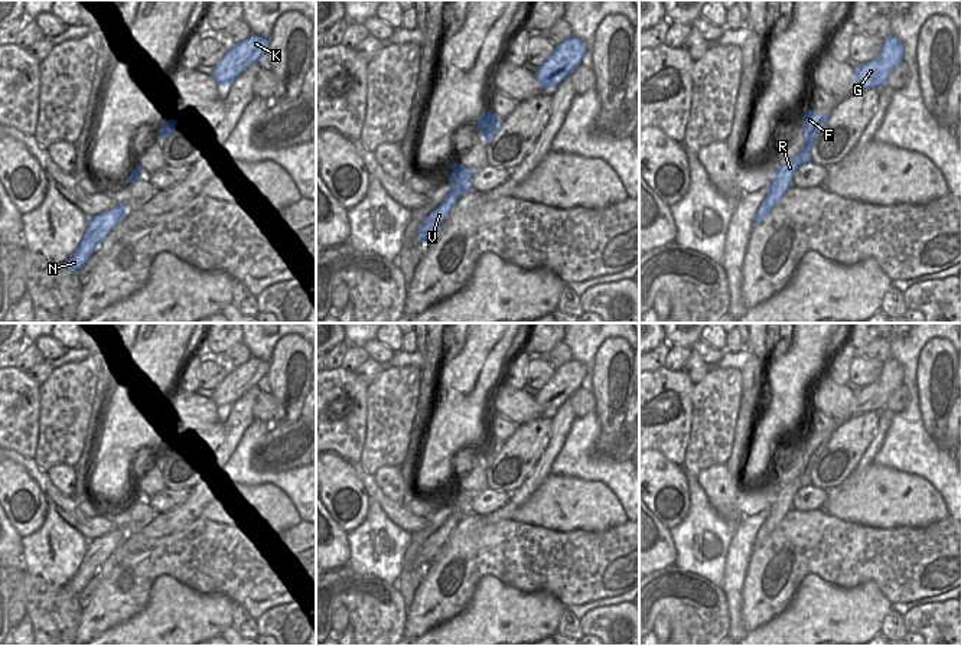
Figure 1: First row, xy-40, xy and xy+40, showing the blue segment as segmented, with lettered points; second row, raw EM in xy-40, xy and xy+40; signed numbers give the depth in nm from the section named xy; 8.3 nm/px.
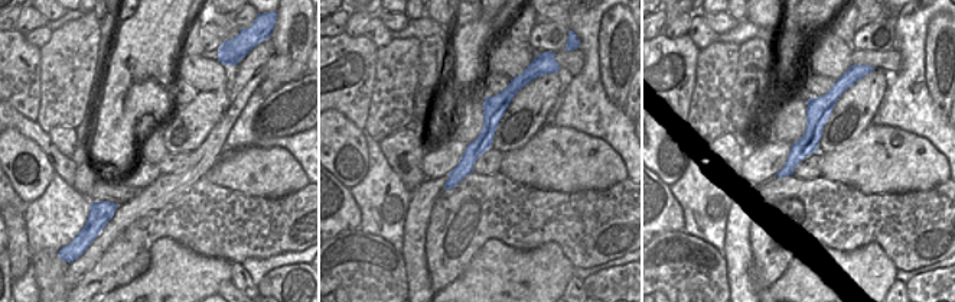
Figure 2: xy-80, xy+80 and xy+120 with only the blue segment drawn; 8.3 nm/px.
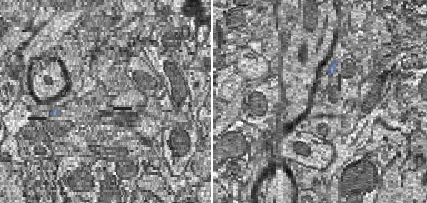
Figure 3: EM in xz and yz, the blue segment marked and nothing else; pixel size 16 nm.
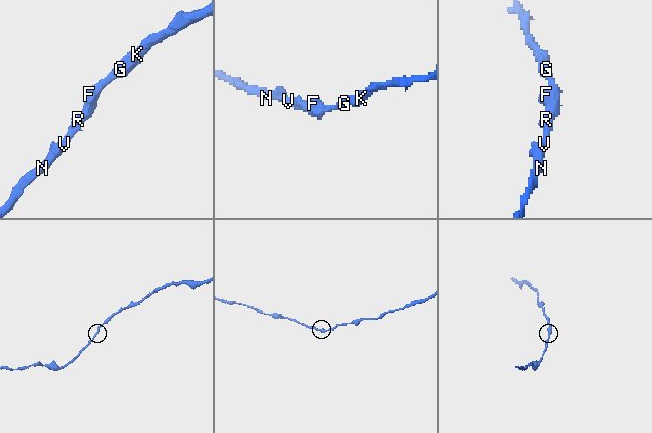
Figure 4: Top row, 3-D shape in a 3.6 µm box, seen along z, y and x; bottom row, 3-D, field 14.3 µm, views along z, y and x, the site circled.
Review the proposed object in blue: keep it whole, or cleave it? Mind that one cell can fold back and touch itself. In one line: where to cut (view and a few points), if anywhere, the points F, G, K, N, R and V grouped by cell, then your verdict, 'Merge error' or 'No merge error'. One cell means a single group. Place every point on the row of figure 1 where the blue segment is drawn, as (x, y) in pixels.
No split. Groups: F G K N R V. No merge error.

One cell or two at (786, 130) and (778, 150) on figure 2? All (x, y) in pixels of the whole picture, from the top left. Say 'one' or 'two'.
two

